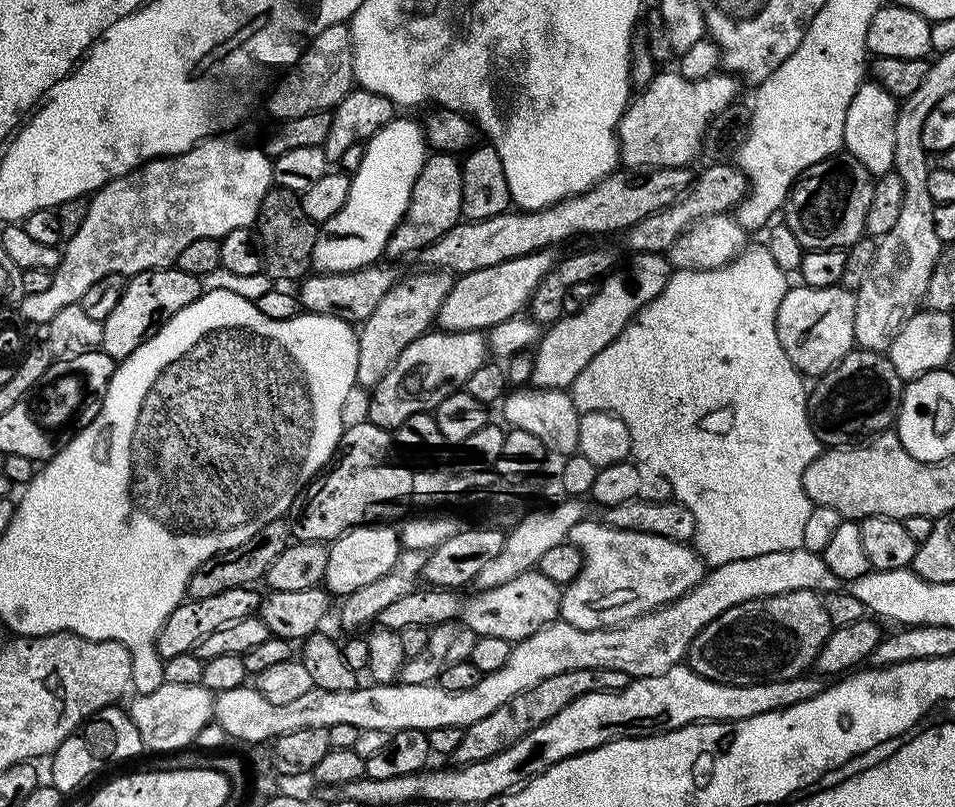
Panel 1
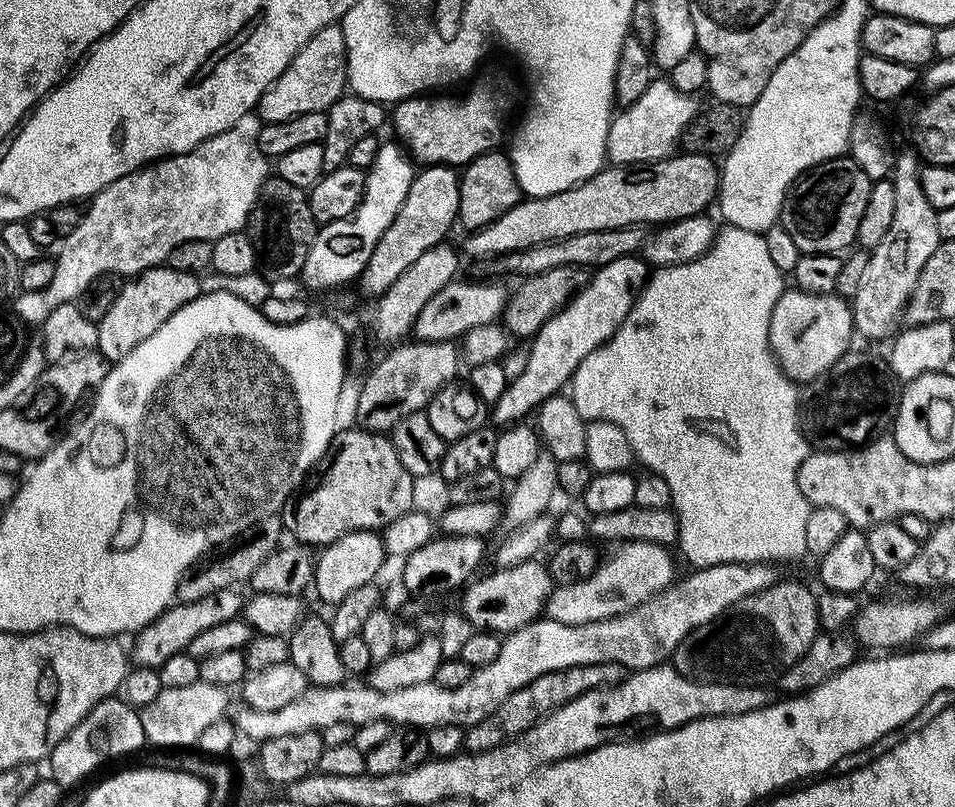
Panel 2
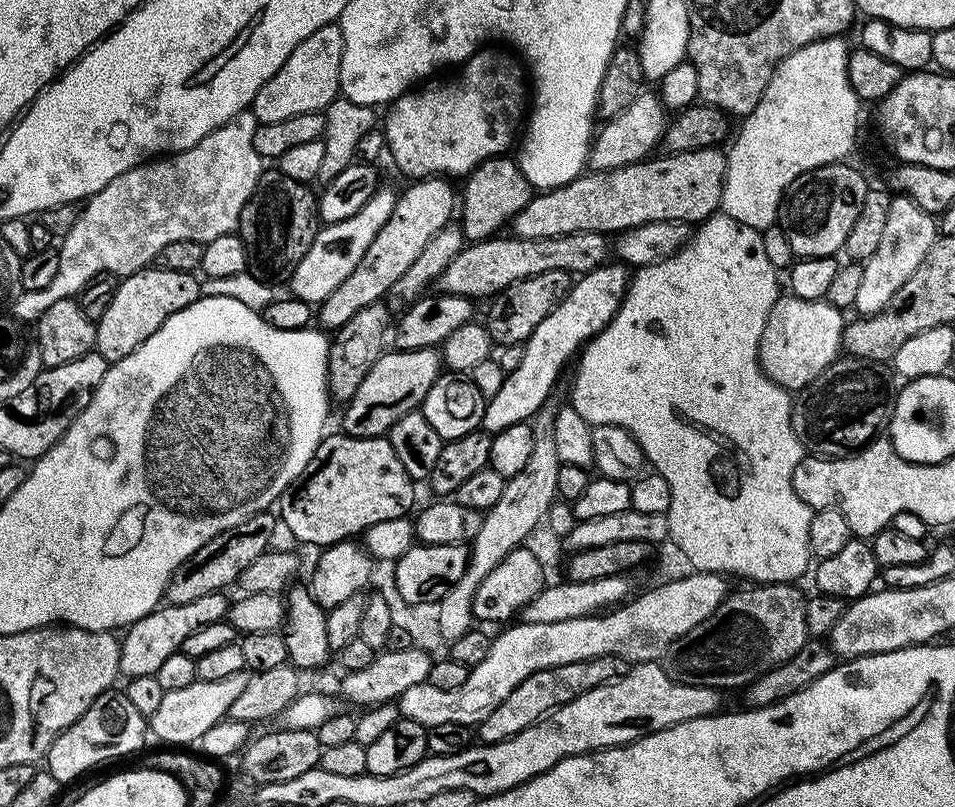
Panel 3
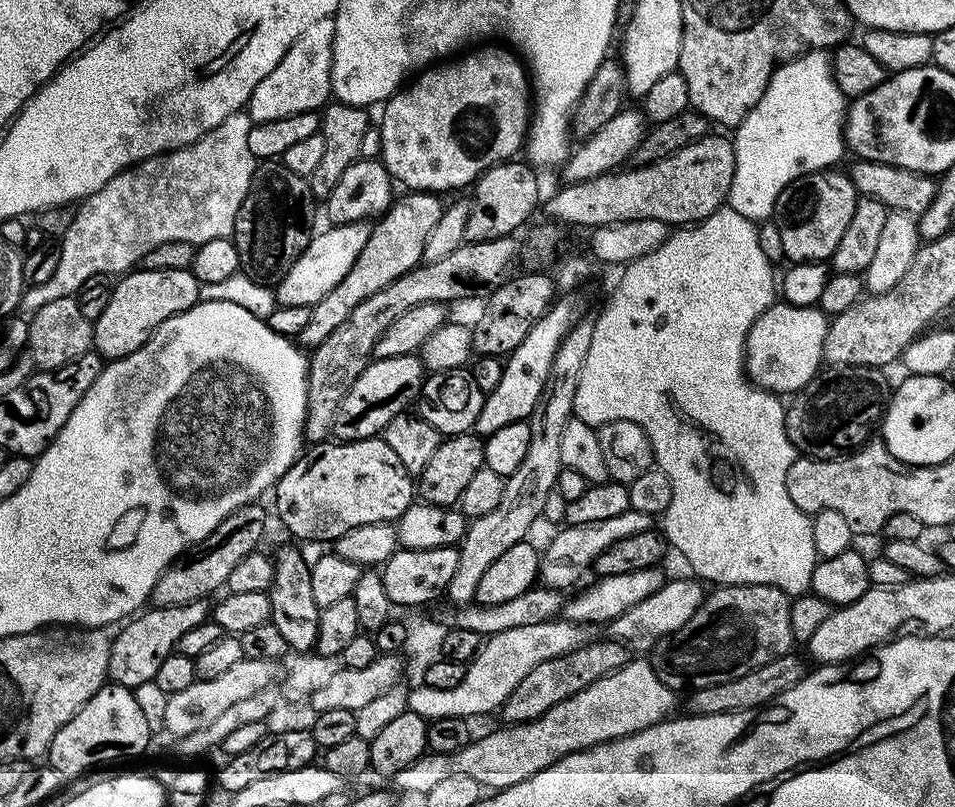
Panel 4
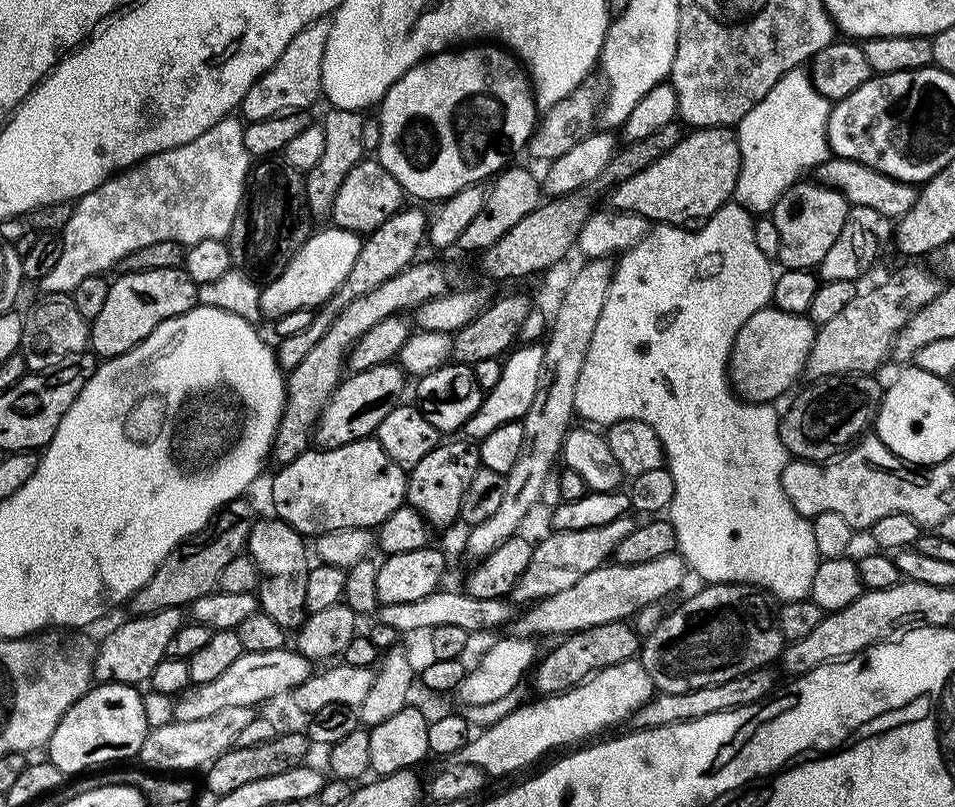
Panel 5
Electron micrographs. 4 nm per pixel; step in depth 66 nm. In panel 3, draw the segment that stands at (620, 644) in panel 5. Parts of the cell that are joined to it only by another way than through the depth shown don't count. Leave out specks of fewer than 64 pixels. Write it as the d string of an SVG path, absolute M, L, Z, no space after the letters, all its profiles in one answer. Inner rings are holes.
M603 656L538 670L538 674L530 674L530 678L526 678L514 690L510 690L502 706L497 706L491 714L486 714L486 718L482 718L480 724L475 725L475 735L482 744L493 744L506 738L514 738L514 734L522 734L526 726L534 726L534 722L547 716L555 708L566 706L566 702L586 694L586 690L594 690L603 684L613 684L615 680L627 674L629 667L628 661L622 658Z

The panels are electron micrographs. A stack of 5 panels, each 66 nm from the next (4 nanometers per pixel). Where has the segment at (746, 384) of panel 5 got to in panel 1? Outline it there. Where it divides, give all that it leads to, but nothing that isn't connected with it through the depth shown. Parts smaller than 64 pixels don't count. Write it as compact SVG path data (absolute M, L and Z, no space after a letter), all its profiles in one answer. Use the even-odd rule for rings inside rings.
M843 286L835 288L789 287L782 298L782 306L776 311L776 329L778 342L786 350L786 358L792 365L808 378L819 378L842 359L846 353L853 351L854 306L856 297Z

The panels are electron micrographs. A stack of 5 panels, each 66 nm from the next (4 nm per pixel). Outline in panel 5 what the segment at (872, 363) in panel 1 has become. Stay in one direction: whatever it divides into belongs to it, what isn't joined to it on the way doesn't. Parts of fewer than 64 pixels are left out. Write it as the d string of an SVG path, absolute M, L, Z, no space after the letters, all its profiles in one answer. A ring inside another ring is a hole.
M872 374L826 376L809 383L809 388L801 387L791 397L792 405L780 416L780 441L789 457L827 462L855 445L867 428L869 431L880 410L882 384L876 378Z

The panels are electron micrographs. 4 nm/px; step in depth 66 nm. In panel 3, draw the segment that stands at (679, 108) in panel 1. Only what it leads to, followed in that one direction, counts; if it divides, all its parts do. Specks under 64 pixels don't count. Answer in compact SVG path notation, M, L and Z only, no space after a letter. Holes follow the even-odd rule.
M651 90L641 92L638 98L634 98L634 102L630 102L630 106L626 106L626 110L622 110L622 114L599 125L590 149L591 171L609 172L651 157L655 153L652 151L657 151L660 139L664 137L665 123L666 109L659 95Z

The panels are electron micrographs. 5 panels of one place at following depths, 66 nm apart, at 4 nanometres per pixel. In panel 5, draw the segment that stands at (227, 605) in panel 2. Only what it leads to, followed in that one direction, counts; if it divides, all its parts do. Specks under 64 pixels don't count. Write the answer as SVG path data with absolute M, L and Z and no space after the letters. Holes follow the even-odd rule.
M171 608L149 616L136 614L131 618L133 620L118 625L104 641L99 641L96 665L92 671L99 683L140 686L143 680L144 683L151 681L154 666L158 666L158 662L162 662L168 655L171 639L186 622L186 612L184 608Z

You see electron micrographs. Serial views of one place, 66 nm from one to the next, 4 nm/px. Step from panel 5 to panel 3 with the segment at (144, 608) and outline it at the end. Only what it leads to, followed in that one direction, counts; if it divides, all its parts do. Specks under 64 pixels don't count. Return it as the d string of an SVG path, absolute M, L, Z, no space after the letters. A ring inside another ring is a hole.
M271 511L259 512L246 518L246 522L210 538L206 546L199 548L186 563L172 573L164 592L164 600L169 604L185 604L195 602L206 594L224 592L231 584L233 587L239 581L242 570L246 570L246 566L250 566L250 562L254 562L258 554L269 551L271 544L268 543L276 532L276 524L278 528L277 517Z

